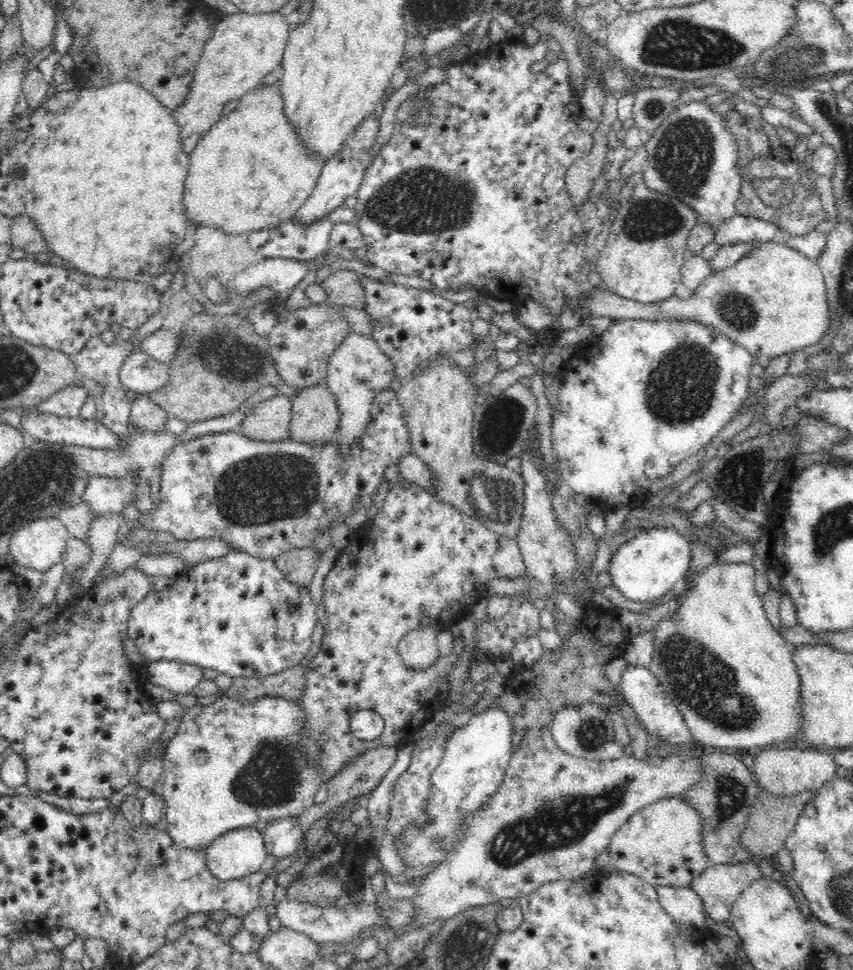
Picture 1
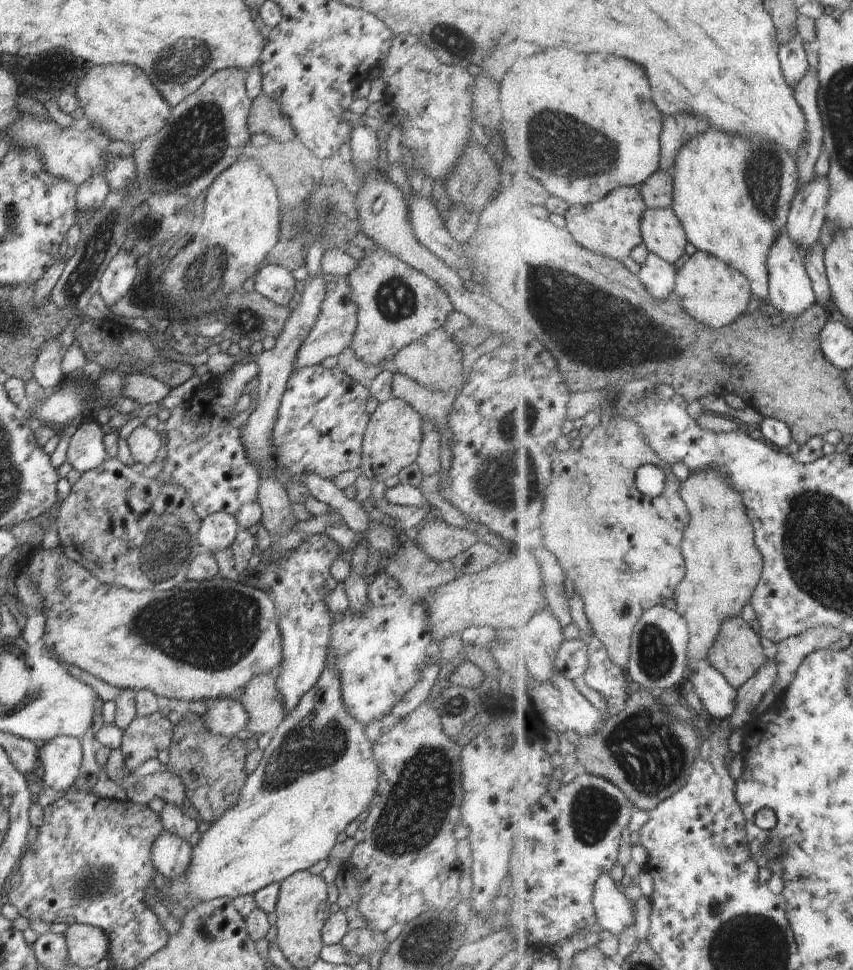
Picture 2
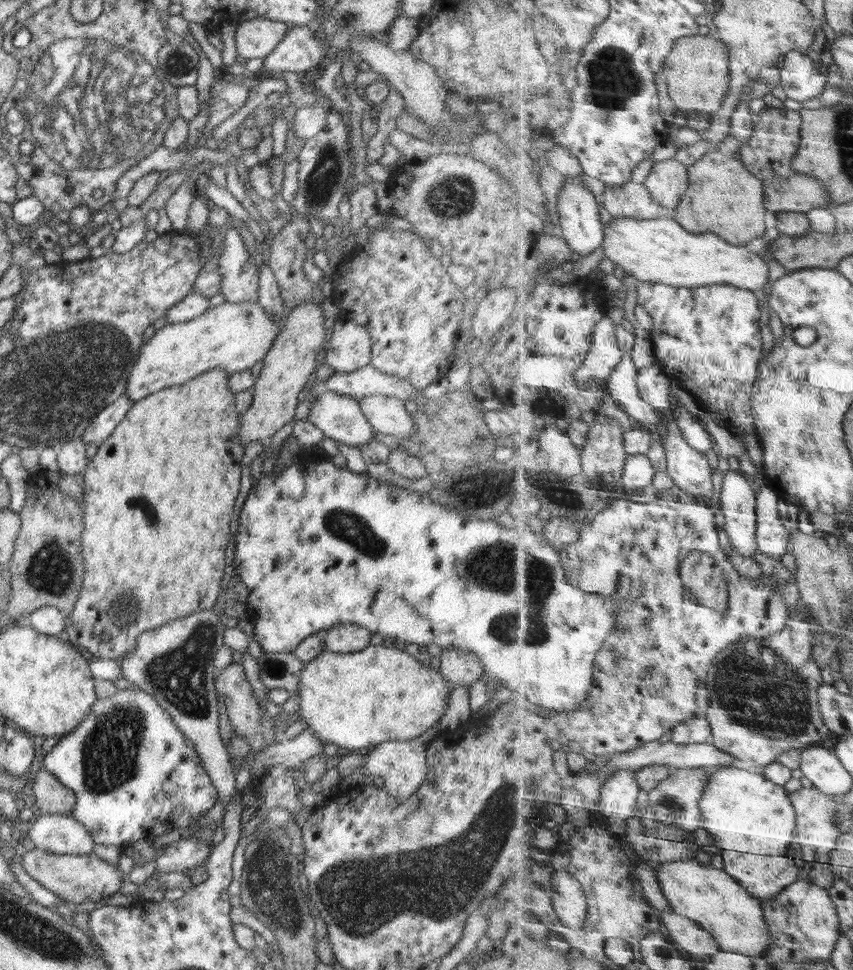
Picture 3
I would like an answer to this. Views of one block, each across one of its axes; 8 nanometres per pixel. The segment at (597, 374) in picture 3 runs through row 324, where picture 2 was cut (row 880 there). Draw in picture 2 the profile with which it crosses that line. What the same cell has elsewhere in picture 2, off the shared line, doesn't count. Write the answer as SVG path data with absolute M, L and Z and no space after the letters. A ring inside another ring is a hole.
M610 873L602 875L595 888L595 907L599 924L606 931L620 936L625 928L634 925L634 902L618 887Z

